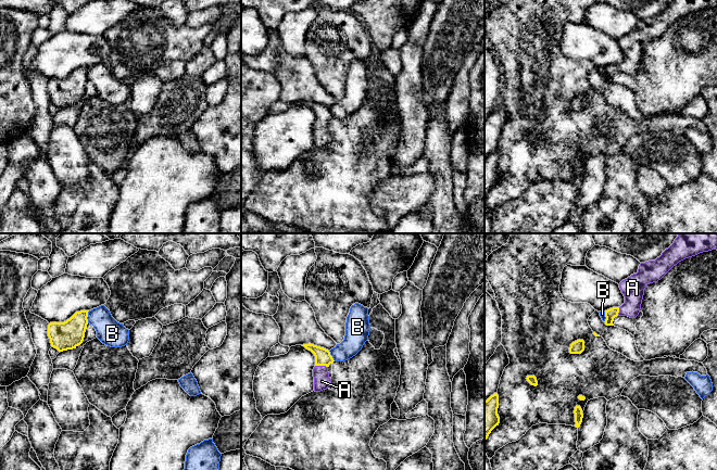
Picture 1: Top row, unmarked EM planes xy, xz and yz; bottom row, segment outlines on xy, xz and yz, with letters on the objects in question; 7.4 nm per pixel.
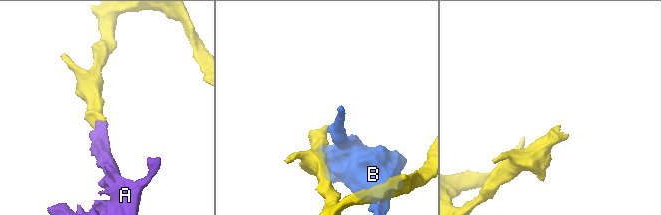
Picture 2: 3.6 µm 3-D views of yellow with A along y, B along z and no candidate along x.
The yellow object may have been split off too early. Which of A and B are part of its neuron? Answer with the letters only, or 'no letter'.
A

